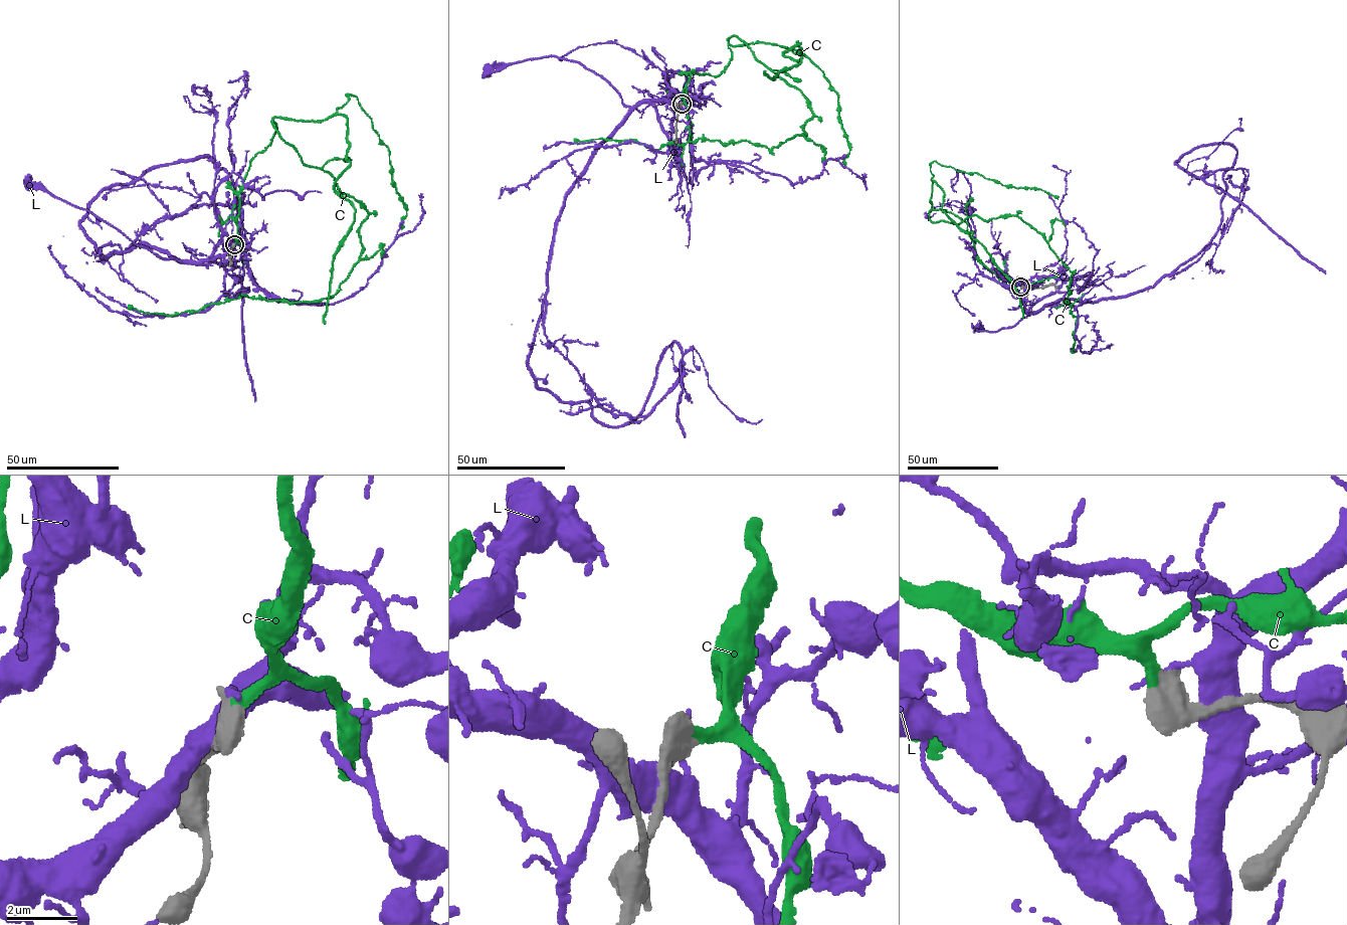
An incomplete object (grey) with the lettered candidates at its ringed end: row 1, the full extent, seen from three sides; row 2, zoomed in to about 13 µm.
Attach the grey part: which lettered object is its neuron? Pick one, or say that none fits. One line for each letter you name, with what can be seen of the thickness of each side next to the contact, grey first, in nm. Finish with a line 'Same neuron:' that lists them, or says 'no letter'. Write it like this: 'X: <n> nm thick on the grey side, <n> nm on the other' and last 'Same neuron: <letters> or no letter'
C: 800 nm thick on the grey side, 320 nm on the other
Same neuron: C

